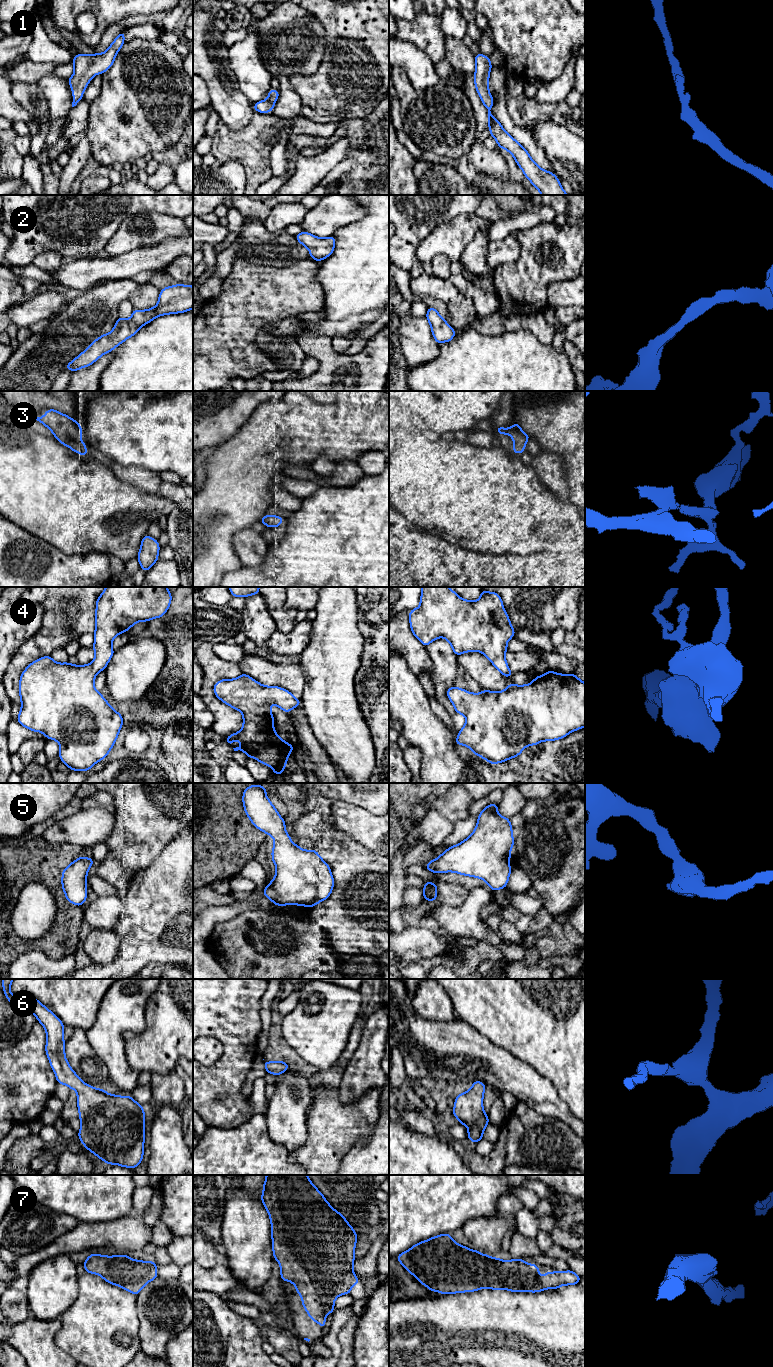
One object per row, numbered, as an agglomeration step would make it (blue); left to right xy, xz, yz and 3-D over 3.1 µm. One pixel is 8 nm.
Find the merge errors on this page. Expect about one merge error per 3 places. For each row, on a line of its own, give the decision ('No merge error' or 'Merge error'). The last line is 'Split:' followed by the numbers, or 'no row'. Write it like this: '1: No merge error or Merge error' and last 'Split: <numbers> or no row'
1: No merge error
2: No merge error
3: No merge error
4: No merge error
5: No merge error
6: No merge error
7: No merge error
Split: no row

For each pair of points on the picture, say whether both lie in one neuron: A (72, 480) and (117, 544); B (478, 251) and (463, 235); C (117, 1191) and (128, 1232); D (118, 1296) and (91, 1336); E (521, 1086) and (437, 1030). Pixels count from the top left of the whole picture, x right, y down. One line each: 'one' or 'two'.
A: one
B: two
C: two
D: one
E: one

